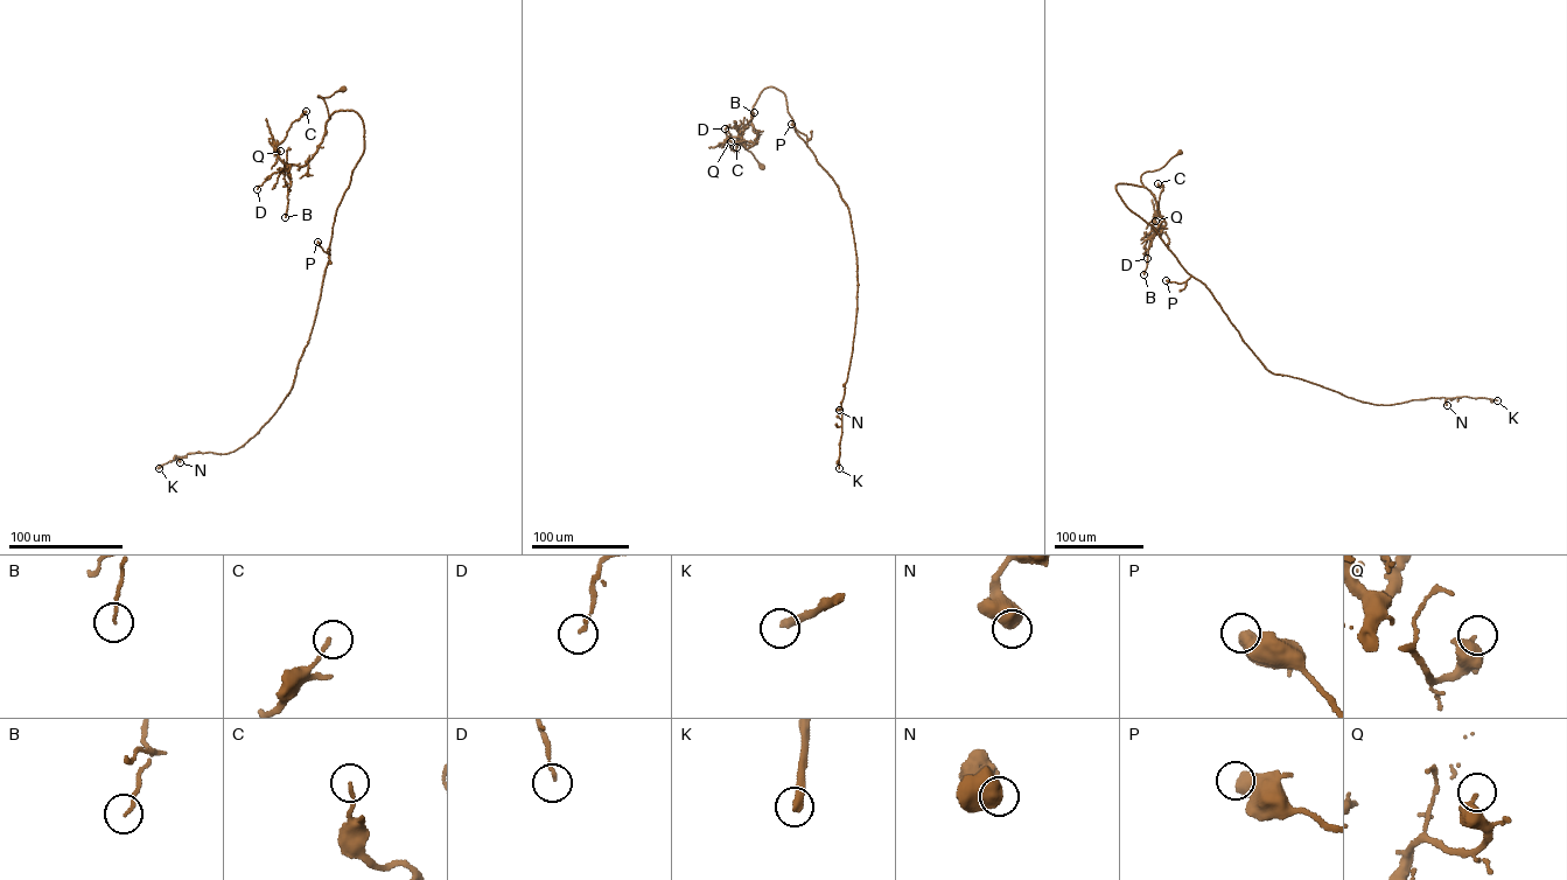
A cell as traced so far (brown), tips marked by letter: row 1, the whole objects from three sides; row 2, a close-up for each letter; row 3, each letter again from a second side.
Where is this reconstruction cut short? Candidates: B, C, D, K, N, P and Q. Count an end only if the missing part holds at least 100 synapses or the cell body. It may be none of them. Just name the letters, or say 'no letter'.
K

